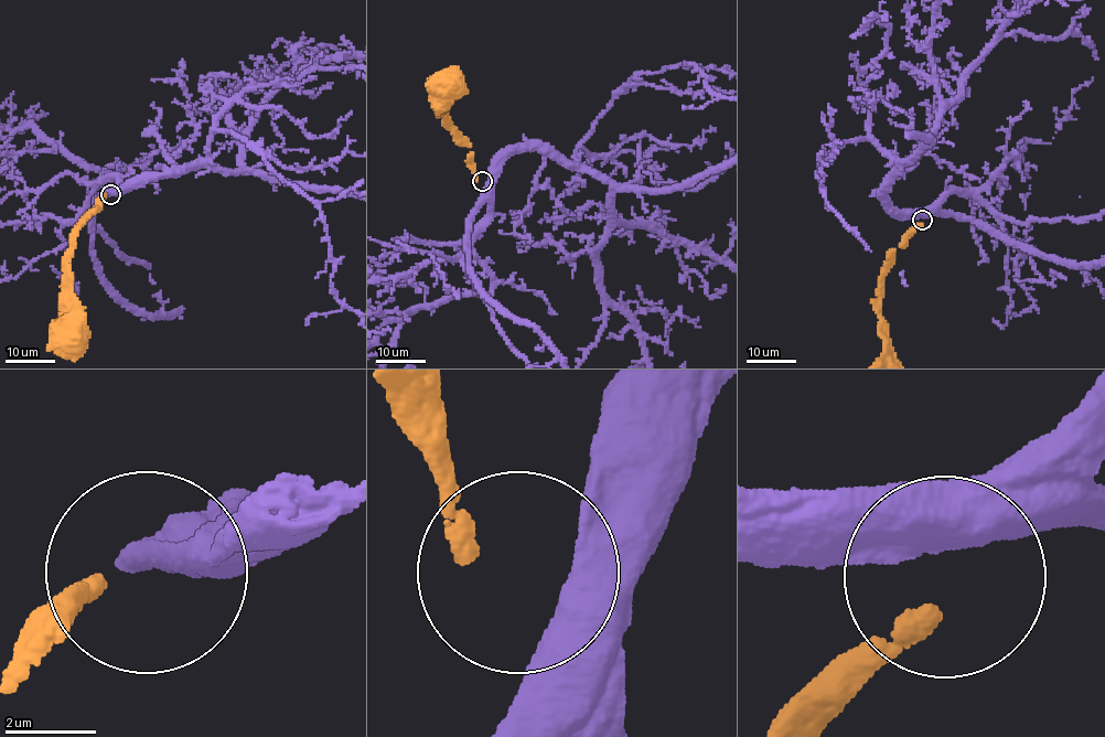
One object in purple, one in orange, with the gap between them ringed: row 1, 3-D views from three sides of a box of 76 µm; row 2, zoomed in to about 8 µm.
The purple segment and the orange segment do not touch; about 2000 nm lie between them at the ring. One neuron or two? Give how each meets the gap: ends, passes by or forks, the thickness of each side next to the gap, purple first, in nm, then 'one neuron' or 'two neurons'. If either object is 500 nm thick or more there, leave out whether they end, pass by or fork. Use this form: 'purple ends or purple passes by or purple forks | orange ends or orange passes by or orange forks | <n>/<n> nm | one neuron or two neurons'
700/440 nm | two neurons

